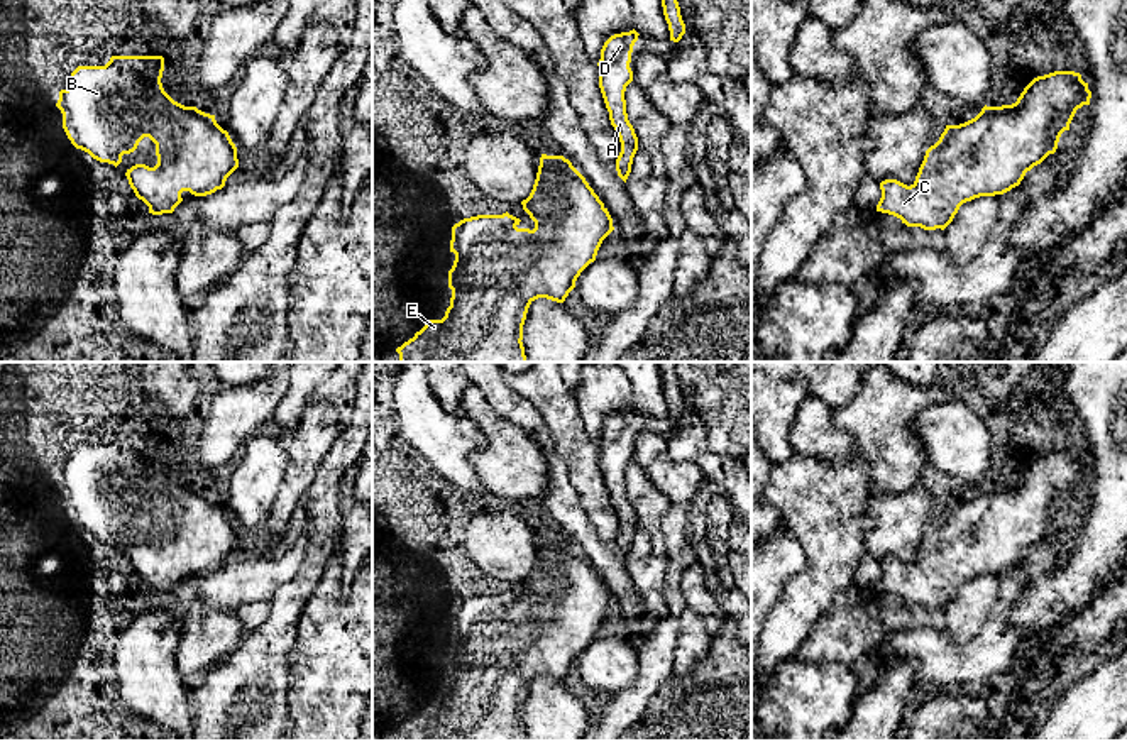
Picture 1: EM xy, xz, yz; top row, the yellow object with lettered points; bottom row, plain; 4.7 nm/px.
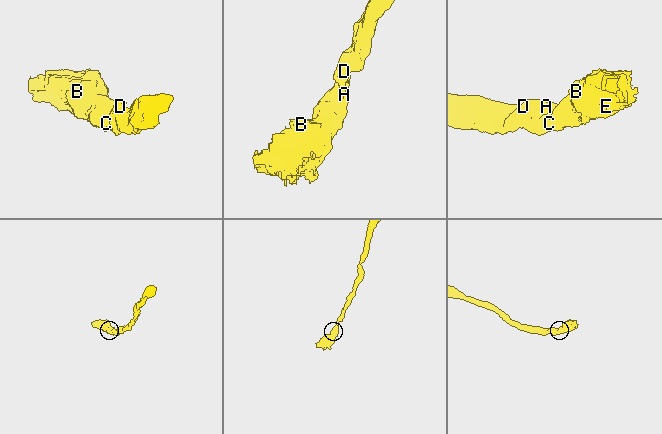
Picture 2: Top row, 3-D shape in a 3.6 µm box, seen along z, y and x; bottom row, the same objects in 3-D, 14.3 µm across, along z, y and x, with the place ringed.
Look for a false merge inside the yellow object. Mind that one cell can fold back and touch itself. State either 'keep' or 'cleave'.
keep

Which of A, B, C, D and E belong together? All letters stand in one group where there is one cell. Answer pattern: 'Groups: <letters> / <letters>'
Groups: A B C D E

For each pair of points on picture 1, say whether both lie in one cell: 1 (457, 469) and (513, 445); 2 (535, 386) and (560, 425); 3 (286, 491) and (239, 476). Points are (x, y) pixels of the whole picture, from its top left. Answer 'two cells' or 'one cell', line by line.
1: two cells
2: one cell
3: two cells

